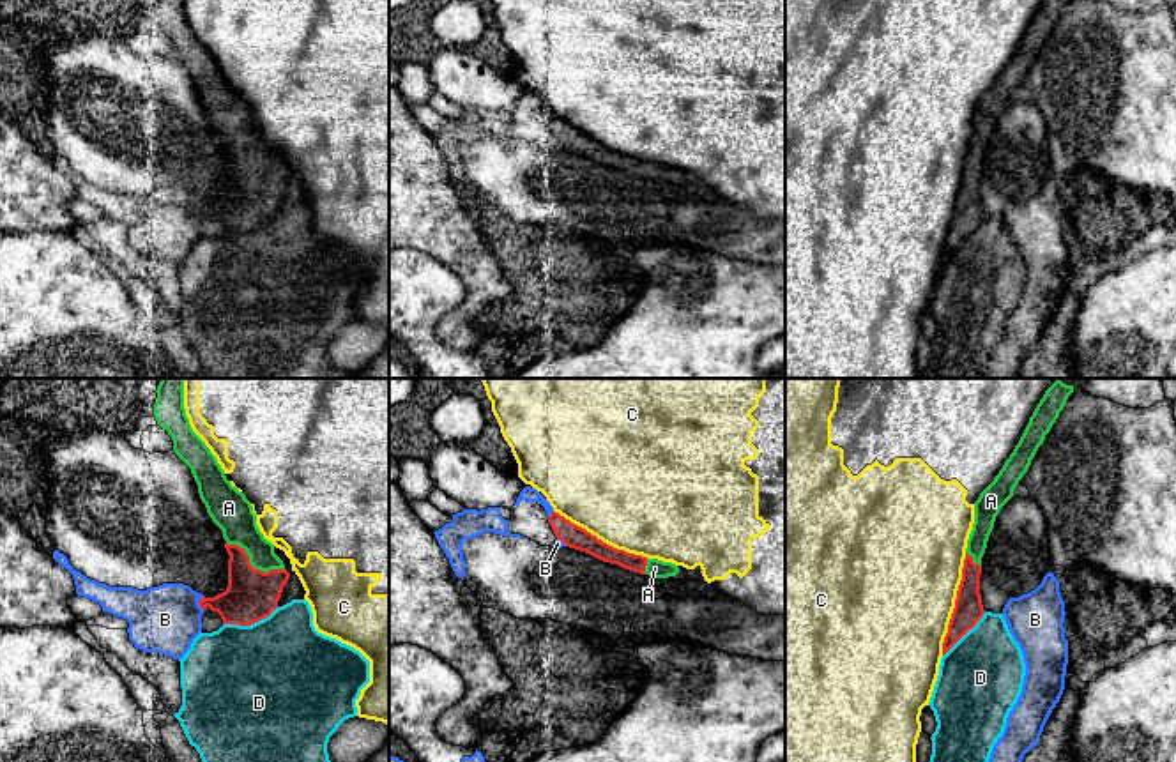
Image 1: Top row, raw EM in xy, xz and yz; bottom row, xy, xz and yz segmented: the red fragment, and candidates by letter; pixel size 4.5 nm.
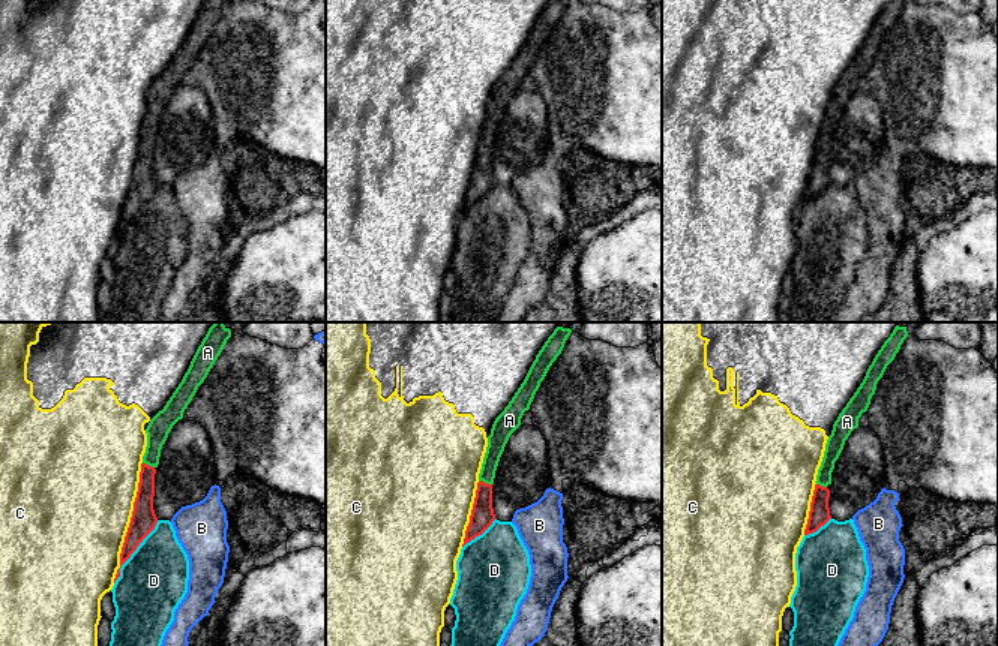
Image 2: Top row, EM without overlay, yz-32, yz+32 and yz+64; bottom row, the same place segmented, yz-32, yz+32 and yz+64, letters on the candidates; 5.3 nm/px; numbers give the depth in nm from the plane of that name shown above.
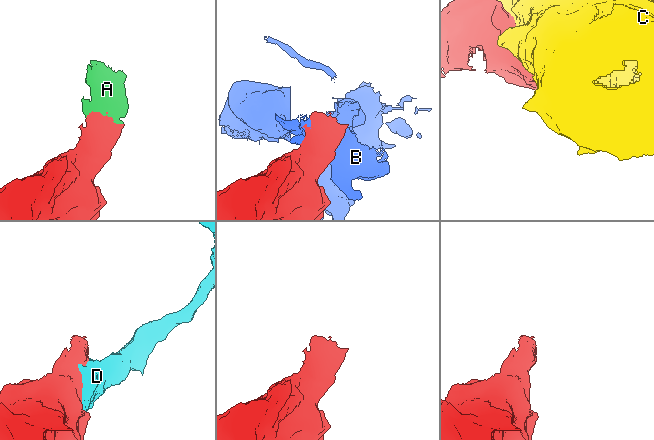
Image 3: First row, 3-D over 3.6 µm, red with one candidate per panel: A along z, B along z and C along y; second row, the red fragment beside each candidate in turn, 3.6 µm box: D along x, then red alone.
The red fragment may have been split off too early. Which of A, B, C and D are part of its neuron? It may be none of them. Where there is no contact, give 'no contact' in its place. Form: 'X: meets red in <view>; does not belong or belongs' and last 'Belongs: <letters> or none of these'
A: meets red in xy; belongs
B: meets red in xy; does not belong
C: meets red in yz; does not belong
D: meets red in xy; does not belong
Belongs: A

